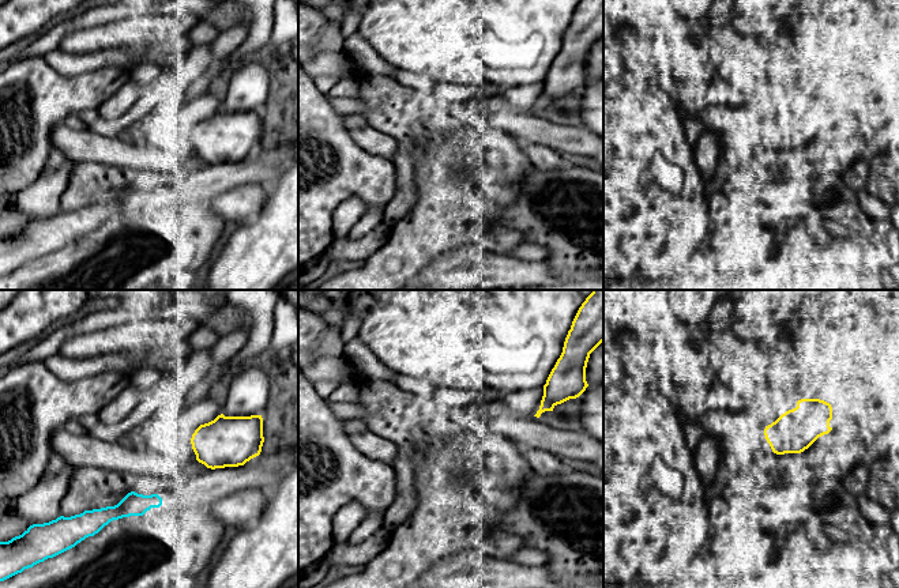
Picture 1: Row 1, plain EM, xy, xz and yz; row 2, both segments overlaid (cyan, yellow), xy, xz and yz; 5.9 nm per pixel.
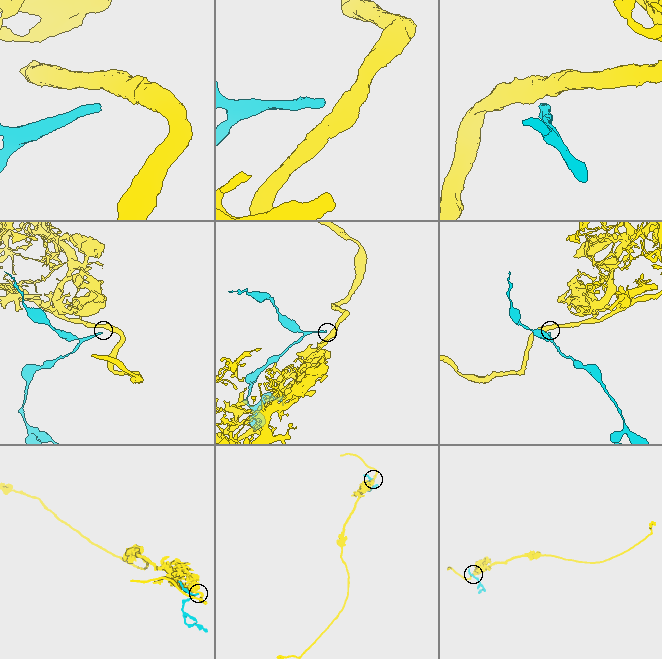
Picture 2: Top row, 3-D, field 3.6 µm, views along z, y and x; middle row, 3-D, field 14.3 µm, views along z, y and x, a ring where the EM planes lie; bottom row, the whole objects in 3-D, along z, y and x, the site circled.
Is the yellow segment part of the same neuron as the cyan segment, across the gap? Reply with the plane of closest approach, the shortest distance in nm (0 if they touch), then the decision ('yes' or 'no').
view xy; gap 320 nm; no

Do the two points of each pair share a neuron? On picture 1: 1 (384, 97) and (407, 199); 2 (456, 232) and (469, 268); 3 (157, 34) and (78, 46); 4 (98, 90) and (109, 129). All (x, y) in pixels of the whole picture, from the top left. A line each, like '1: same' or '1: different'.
1: same
2: different
3: same
4: different

